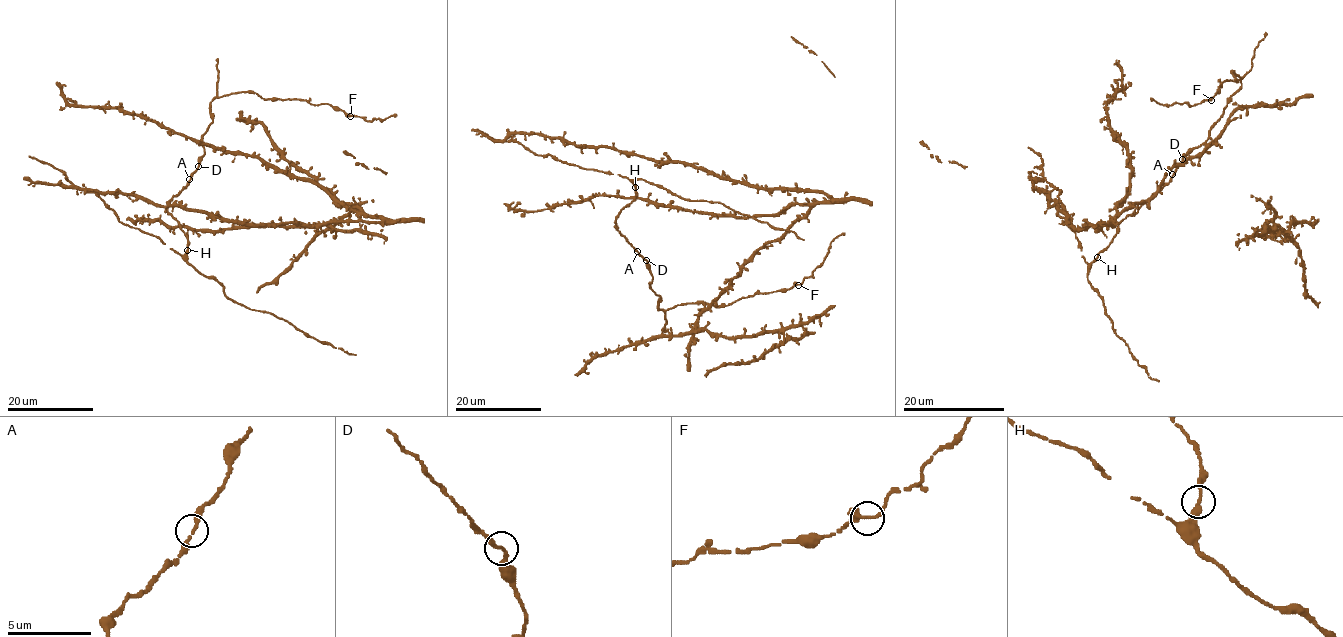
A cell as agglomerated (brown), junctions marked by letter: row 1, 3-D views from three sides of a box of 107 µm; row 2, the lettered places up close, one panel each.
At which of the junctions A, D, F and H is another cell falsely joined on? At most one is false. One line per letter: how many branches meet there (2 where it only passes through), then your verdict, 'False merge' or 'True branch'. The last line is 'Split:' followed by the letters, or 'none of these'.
A: Branches: 2. True branch
D: Branches: 2. True branch
F: Branches: 2. True branch
H: Branches: 2. True branch
Split: none of these

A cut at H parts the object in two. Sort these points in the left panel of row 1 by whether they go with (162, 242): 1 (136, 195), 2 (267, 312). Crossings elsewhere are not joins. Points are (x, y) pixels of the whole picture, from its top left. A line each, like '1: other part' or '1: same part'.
1: other part
2: same part

